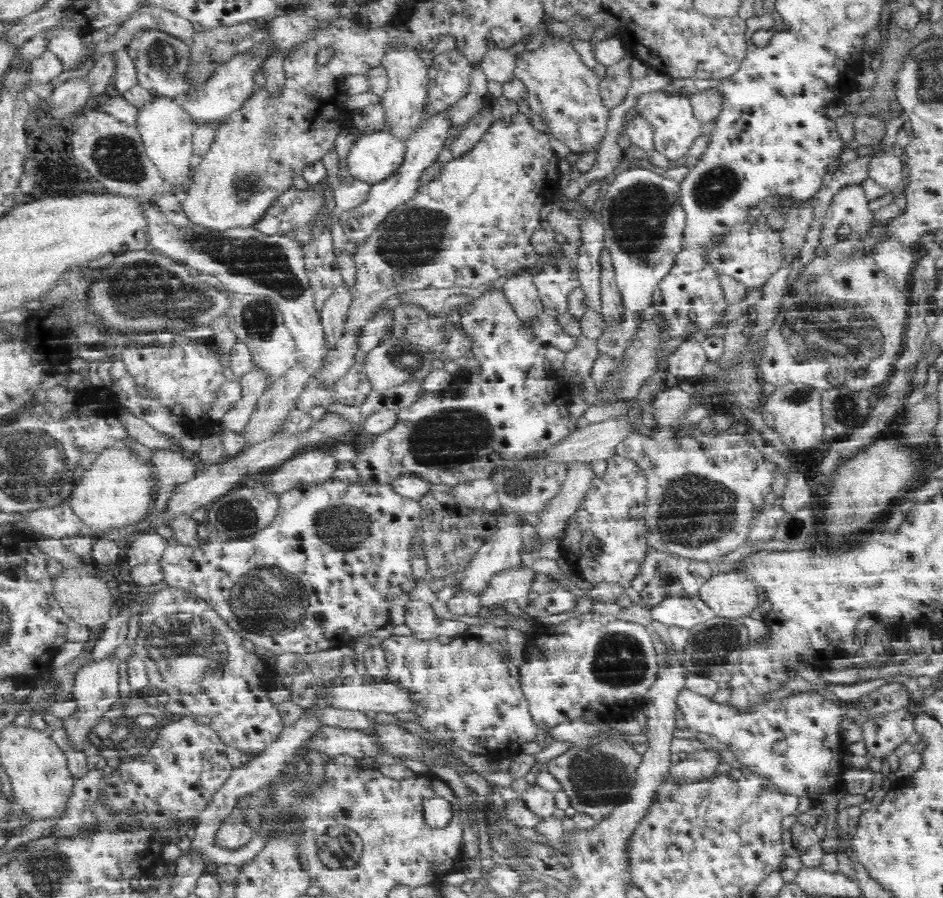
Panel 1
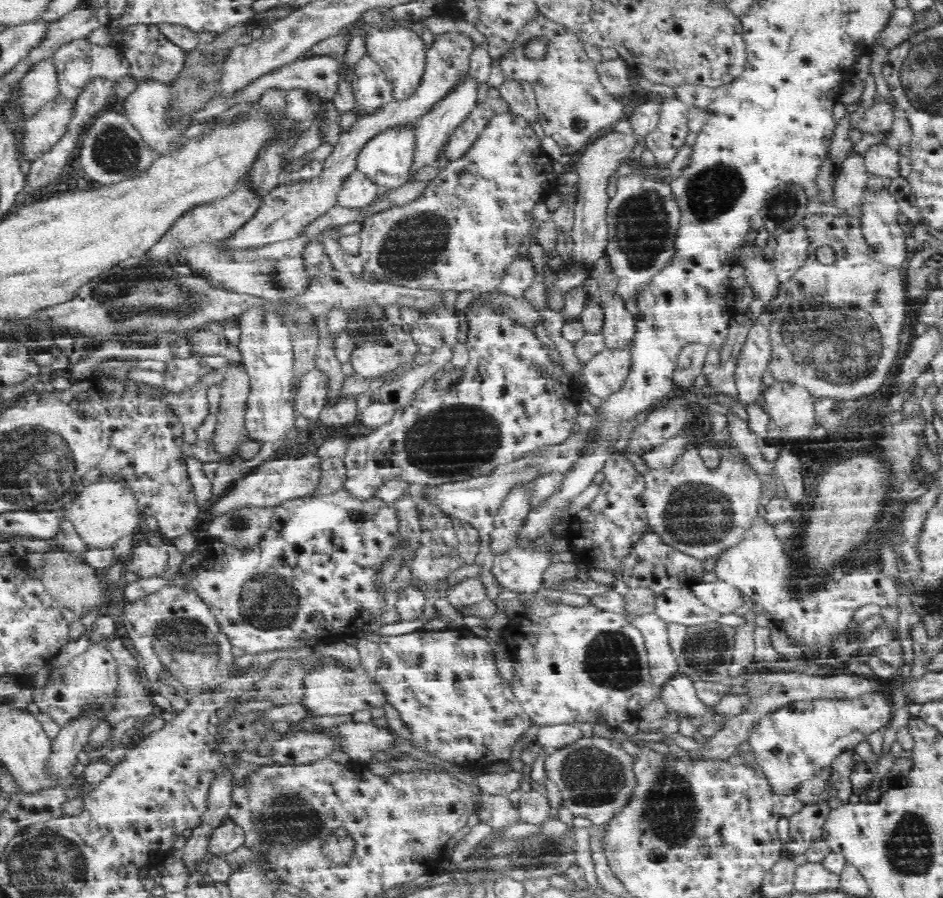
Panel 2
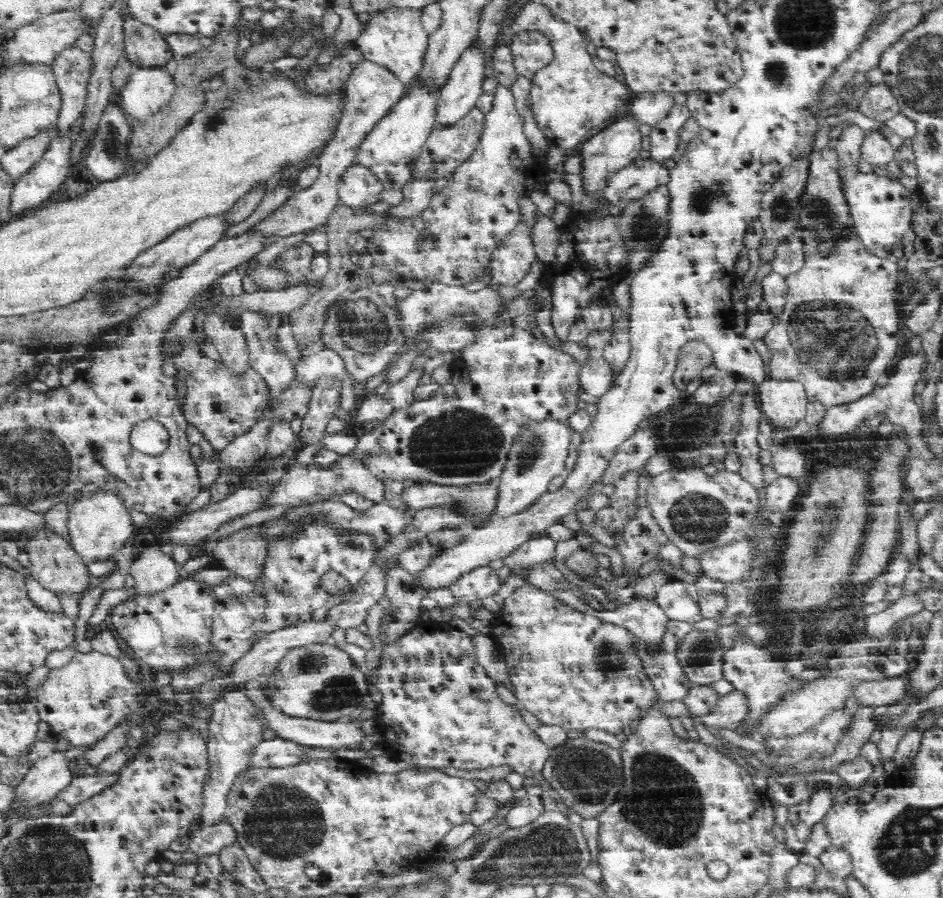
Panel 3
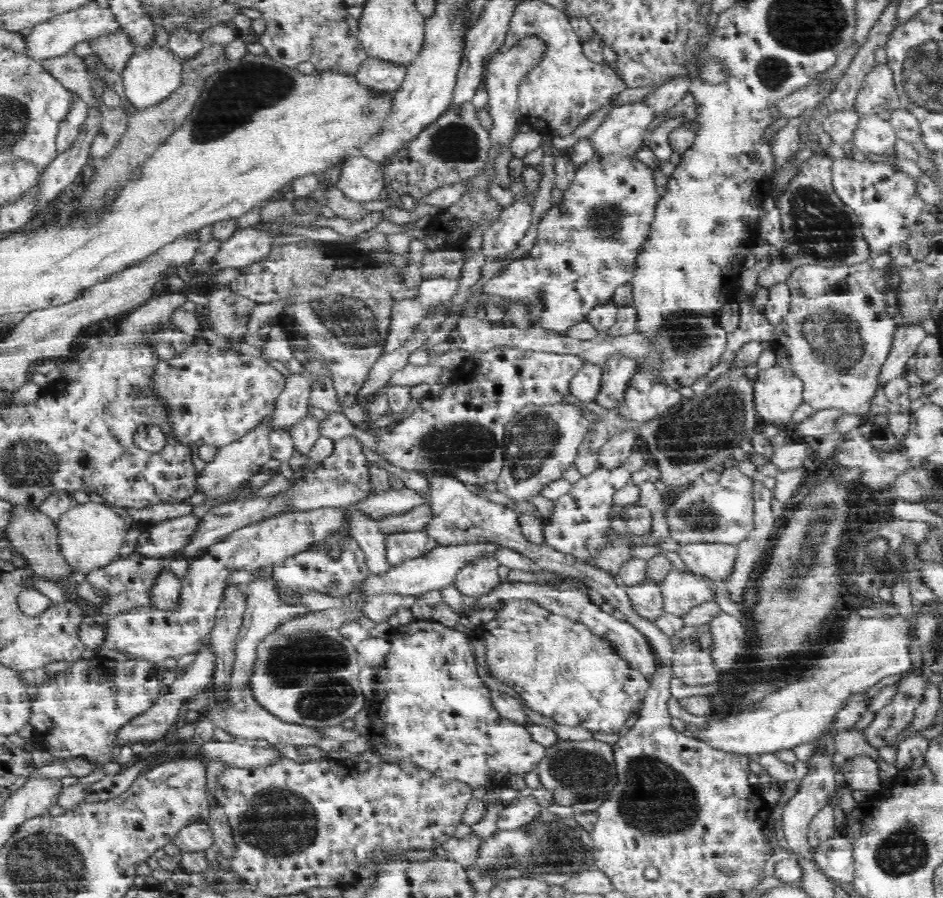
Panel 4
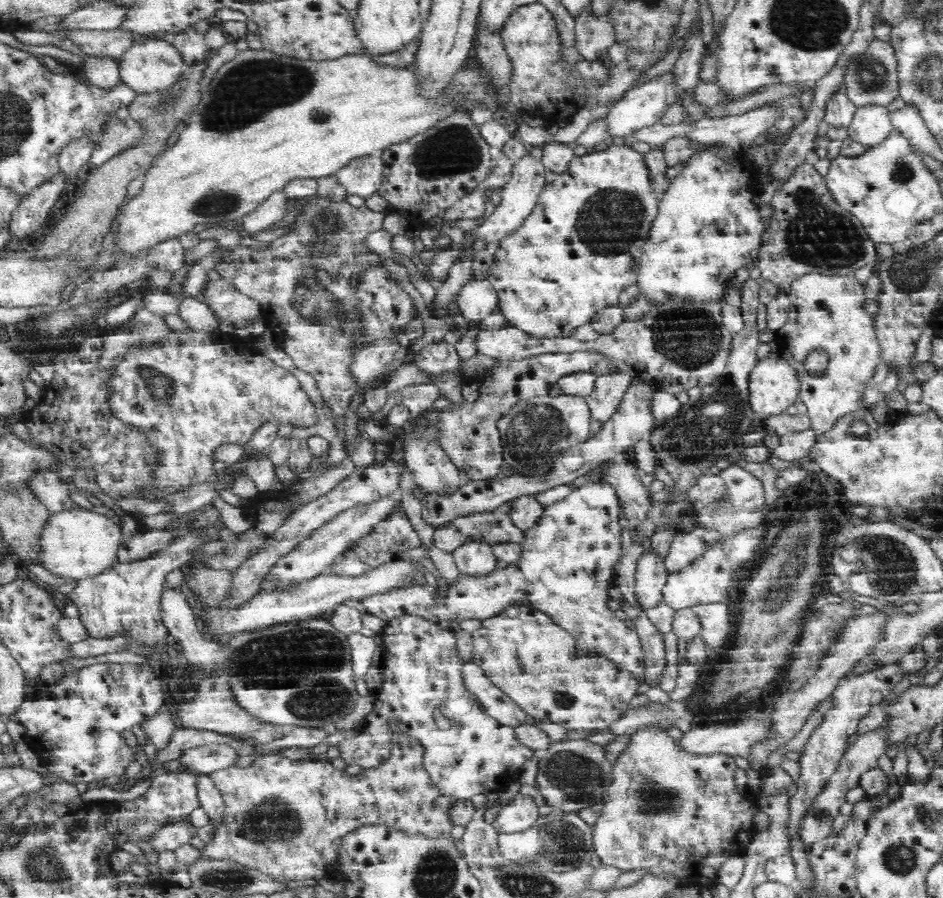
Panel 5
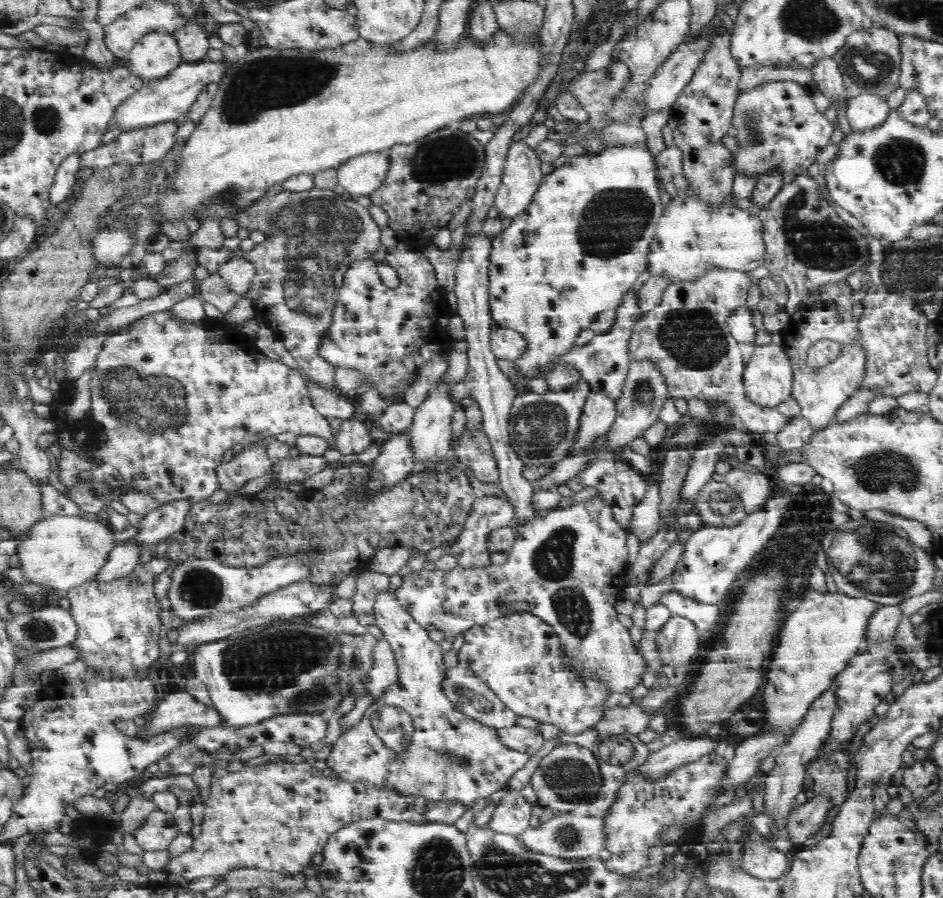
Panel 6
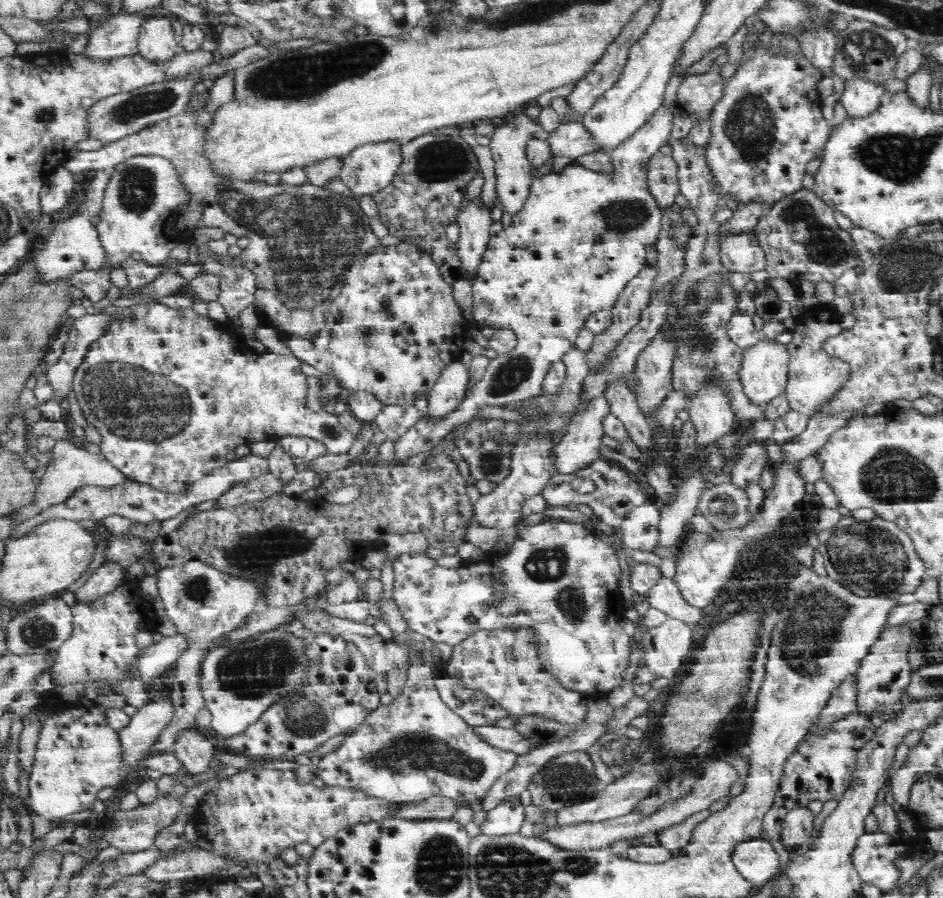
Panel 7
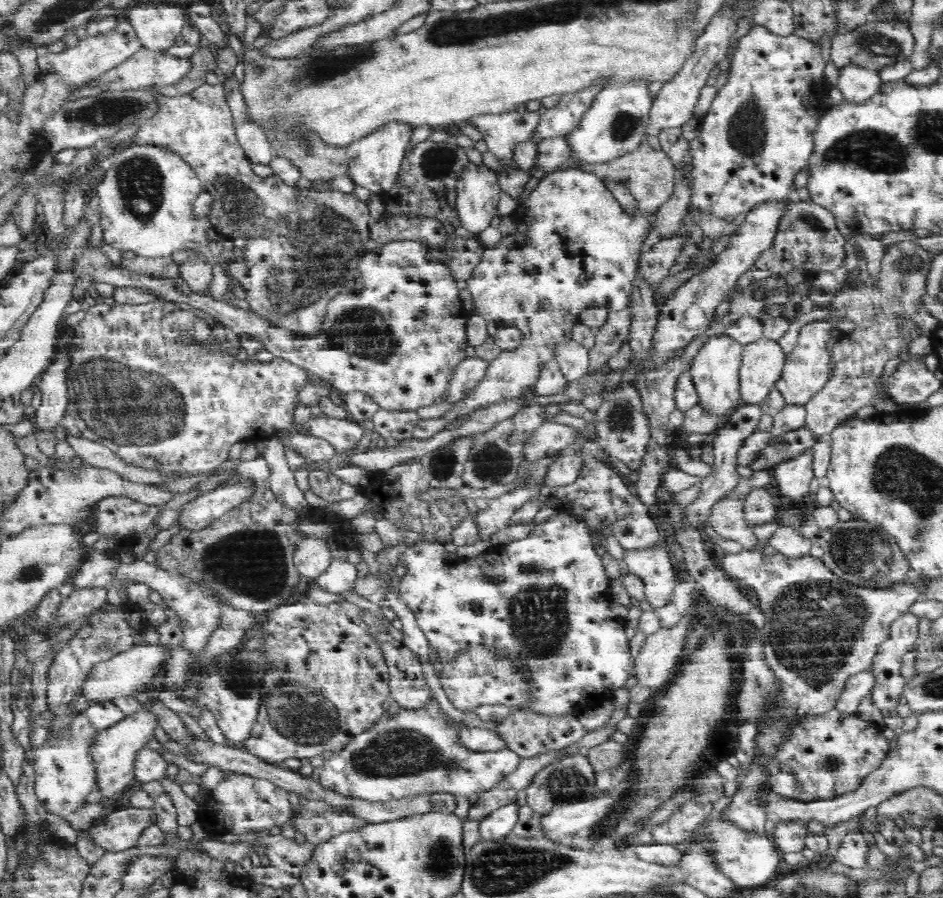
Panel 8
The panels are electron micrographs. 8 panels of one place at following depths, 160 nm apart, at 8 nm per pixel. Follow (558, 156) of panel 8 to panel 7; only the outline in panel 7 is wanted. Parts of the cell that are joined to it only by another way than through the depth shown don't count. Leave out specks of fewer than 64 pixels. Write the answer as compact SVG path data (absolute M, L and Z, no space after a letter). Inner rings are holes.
M582 121L560 122L547 140L550 141L554 154L577 158L577 160L578 156L582 157L601 148L594 133L588 131Z

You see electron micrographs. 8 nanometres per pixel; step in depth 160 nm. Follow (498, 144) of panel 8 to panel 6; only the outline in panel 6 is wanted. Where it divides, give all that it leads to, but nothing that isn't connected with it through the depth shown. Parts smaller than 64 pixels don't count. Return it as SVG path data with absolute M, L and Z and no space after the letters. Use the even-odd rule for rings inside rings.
M523 140L511 143L502 182L494 200L500 220L516 218L528 210L545 176L540 170L542 162L534 150Z

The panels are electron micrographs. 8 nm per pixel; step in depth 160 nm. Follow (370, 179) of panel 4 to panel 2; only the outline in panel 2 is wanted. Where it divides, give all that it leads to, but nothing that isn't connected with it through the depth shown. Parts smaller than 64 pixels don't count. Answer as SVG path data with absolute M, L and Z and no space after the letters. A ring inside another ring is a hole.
M354 170L346 179L338 196L338 206L342 208L366 208L370 206L380 188L370 179L366 178L359 170Z

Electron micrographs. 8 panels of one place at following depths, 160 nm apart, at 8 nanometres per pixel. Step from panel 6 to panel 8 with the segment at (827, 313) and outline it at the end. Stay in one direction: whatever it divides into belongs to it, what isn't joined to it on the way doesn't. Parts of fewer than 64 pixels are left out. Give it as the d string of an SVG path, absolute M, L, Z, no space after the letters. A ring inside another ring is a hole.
M830 320L812 321L802 326L799 339L793 350L786 358L782 378L777 382L777 388L782 393L788 405L805 406L805 404L818 394L832 378L835 363L828 352L828 342L832 340L832 330L835 326Z

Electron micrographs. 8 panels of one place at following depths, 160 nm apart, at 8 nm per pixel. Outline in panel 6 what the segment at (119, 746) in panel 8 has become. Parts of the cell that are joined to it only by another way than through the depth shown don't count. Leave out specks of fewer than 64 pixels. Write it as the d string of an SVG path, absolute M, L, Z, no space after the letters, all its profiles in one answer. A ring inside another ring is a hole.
M176 691L159 698L158 706L154 708L145 725L138 729L137 738L152 738L182 726L214 728L226 724L223 714L212 706L196 701L186 691Z

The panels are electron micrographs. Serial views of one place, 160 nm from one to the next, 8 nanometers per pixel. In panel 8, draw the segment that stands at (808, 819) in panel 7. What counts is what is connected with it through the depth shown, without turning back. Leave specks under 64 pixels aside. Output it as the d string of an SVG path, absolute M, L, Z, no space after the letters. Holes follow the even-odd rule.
M802 819L777 820L772 841L783 853L801 852L806 846L806 837L810 834L807 822Z

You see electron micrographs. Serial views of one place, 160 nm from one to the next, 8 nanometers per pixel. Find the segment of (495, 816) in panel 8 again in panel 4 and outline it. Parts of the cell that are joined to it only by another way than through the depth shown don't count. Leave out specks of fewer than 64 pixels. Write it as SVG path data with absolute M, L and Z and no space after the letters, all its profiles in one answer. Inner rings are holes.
M519 795L504 807L497 820L498 830L514 830L534 820L541 812L541 805L532 795Z

